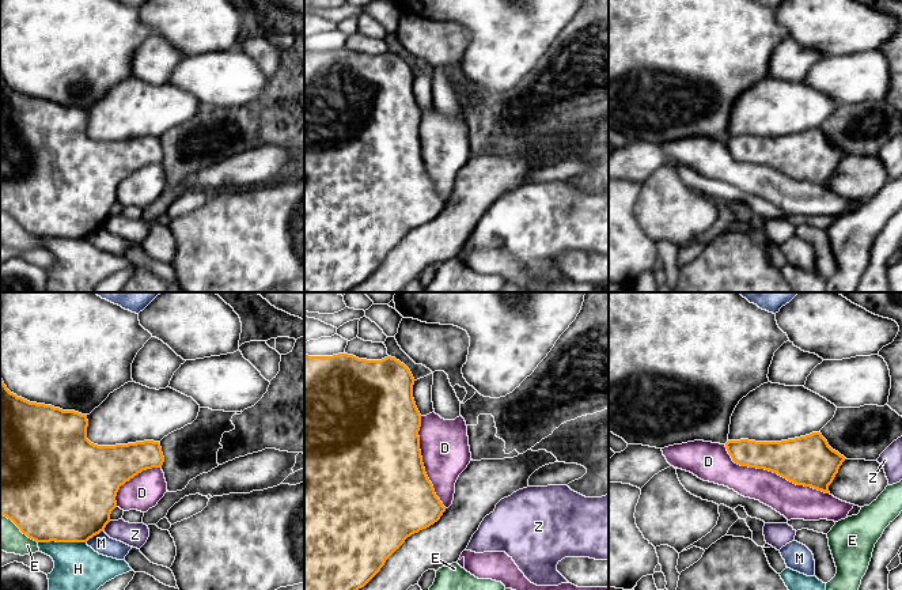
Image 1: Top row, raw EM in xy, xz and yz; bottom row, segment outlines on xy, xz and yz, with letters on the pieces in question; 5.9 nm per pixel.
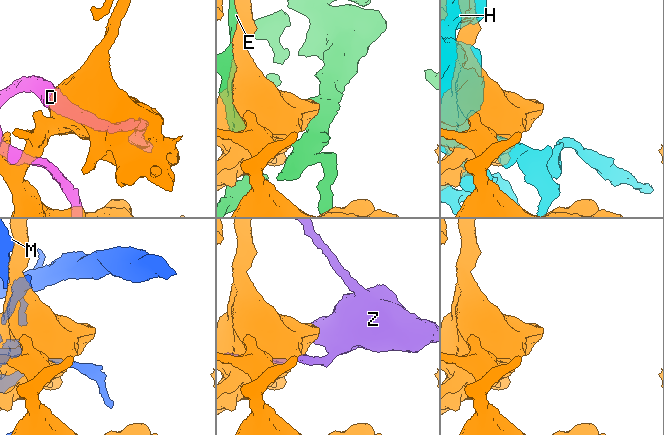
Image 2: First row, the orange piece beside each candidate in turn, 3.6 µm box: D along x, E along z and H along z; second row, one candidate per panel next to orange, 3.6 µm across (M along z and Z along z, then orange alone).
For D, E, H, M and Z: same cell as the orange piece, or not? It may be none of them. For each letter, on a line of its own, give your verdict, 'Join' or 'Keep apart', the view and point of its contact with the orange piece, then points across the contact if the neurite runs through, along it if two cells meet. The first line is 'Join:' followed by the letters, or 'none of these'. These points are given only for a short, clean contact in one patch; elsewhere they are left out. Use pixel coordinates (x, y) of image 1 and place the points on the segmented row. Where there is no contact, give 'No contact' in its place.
Join: D
D: Join. Touches orange at yz (773, 472)
E: Keep apart. Touches orange at xy (19, 528)
H: Keep apart. Touches orange at xy (61, 541)
M: Keep apart. Touches orange at xy (94, 534)
Z: Keep apart. Touches orange at xy (105, 526)

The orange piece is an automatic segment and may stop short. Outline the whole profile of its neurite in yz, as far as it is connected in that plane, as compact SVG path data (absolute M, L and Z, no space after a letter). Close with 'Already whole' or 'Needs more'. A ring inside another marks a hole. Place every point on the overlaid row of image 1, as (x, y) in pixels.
M820 432L781 442L728 440L725 445L694 440L662 449L667 462L698 479L728 487L739 495L759 500L788 521L848 518L854 504L842 502L829 492L840 466L846 459L833 450Z. Needs more

